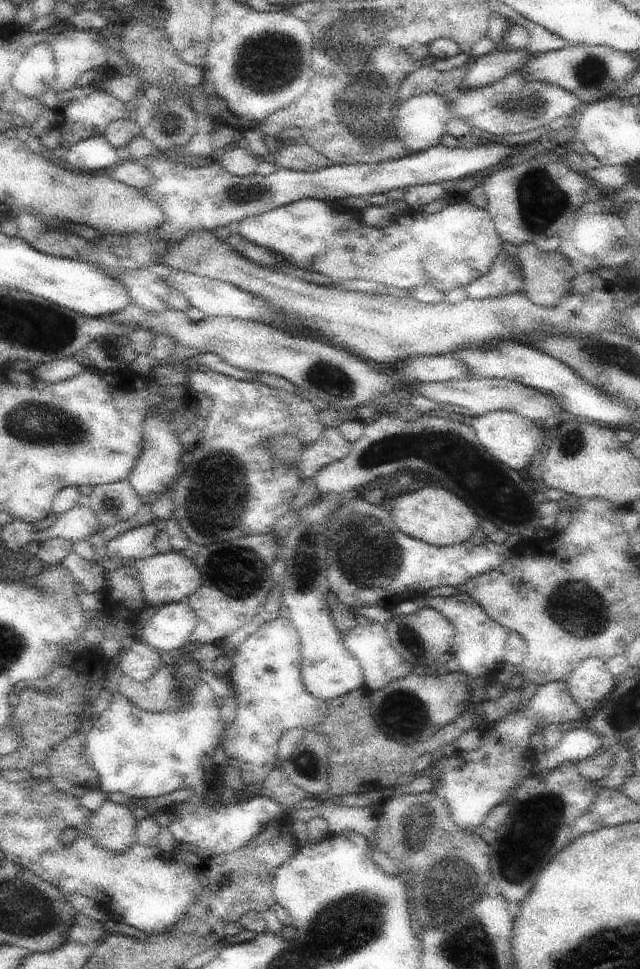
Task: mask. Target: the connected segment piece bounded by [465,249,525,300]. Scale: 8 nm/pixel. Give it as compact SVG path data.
M504 249L492 264L489 272L476 278L465 289L469 298L482 300L492 296L508 296L508 294L525 294L524 276L520 262L516 256L508 254Z

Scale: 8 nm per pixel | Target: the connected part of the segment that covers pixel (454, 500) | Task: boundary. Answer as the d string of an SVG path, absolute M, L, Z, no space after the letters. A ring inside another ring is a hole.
M422 486L420 490L394 496L390 512L396 526L411 538L436 547L458 545L469 541L479 528L479 517L462 498L442 486Z

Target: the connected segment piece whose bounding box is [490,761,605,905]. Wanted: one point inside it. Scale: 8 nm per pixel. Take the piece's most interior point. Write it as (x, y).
(531, 837)

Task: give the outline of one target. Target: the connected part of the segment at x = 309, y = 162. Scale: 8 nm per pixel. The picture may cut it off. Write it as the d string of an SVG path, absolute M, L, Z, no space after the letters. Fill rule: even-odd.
M293 141L292 144L290 142L282 144L272 160L279 168L303 172L318 171L333 164L320 152L313 150L308 143L304 142L299 146Z

